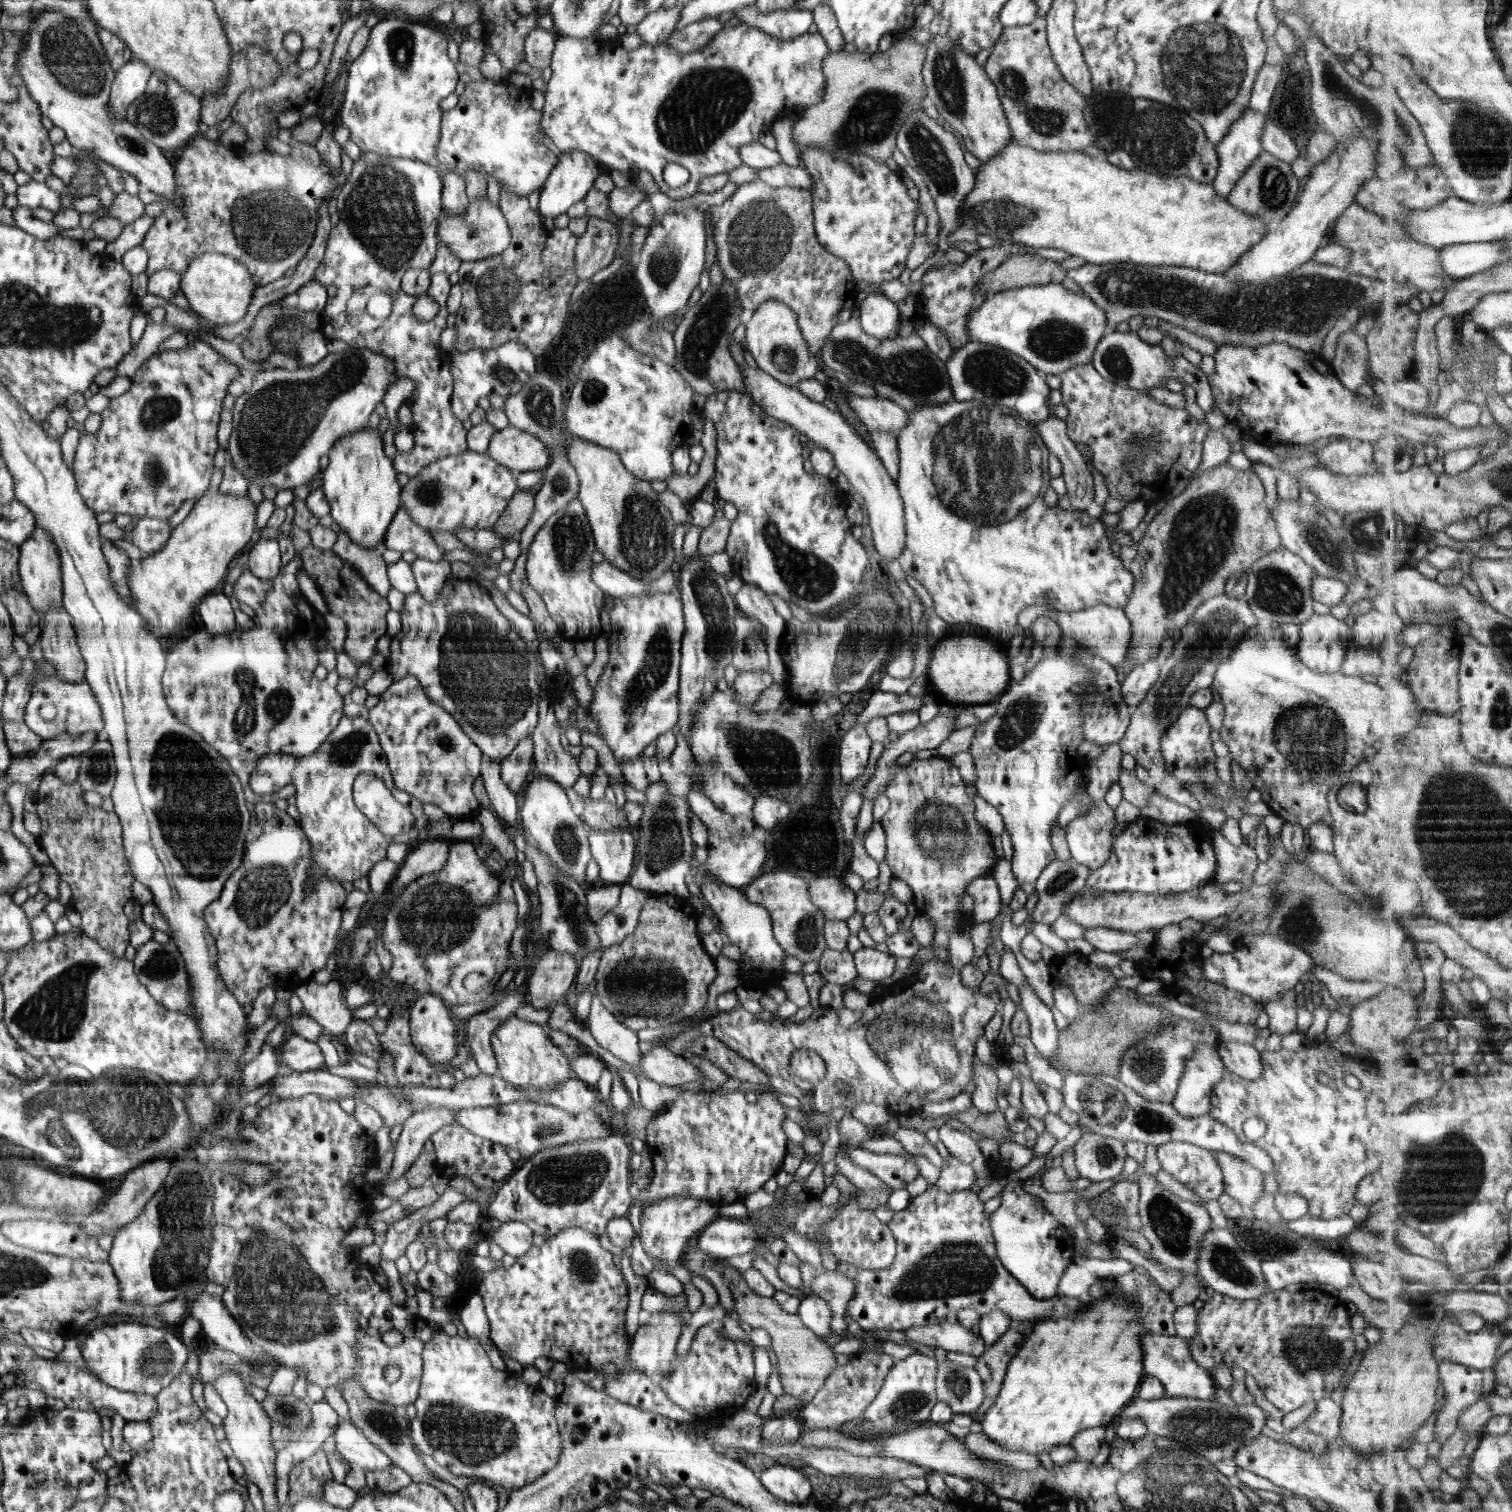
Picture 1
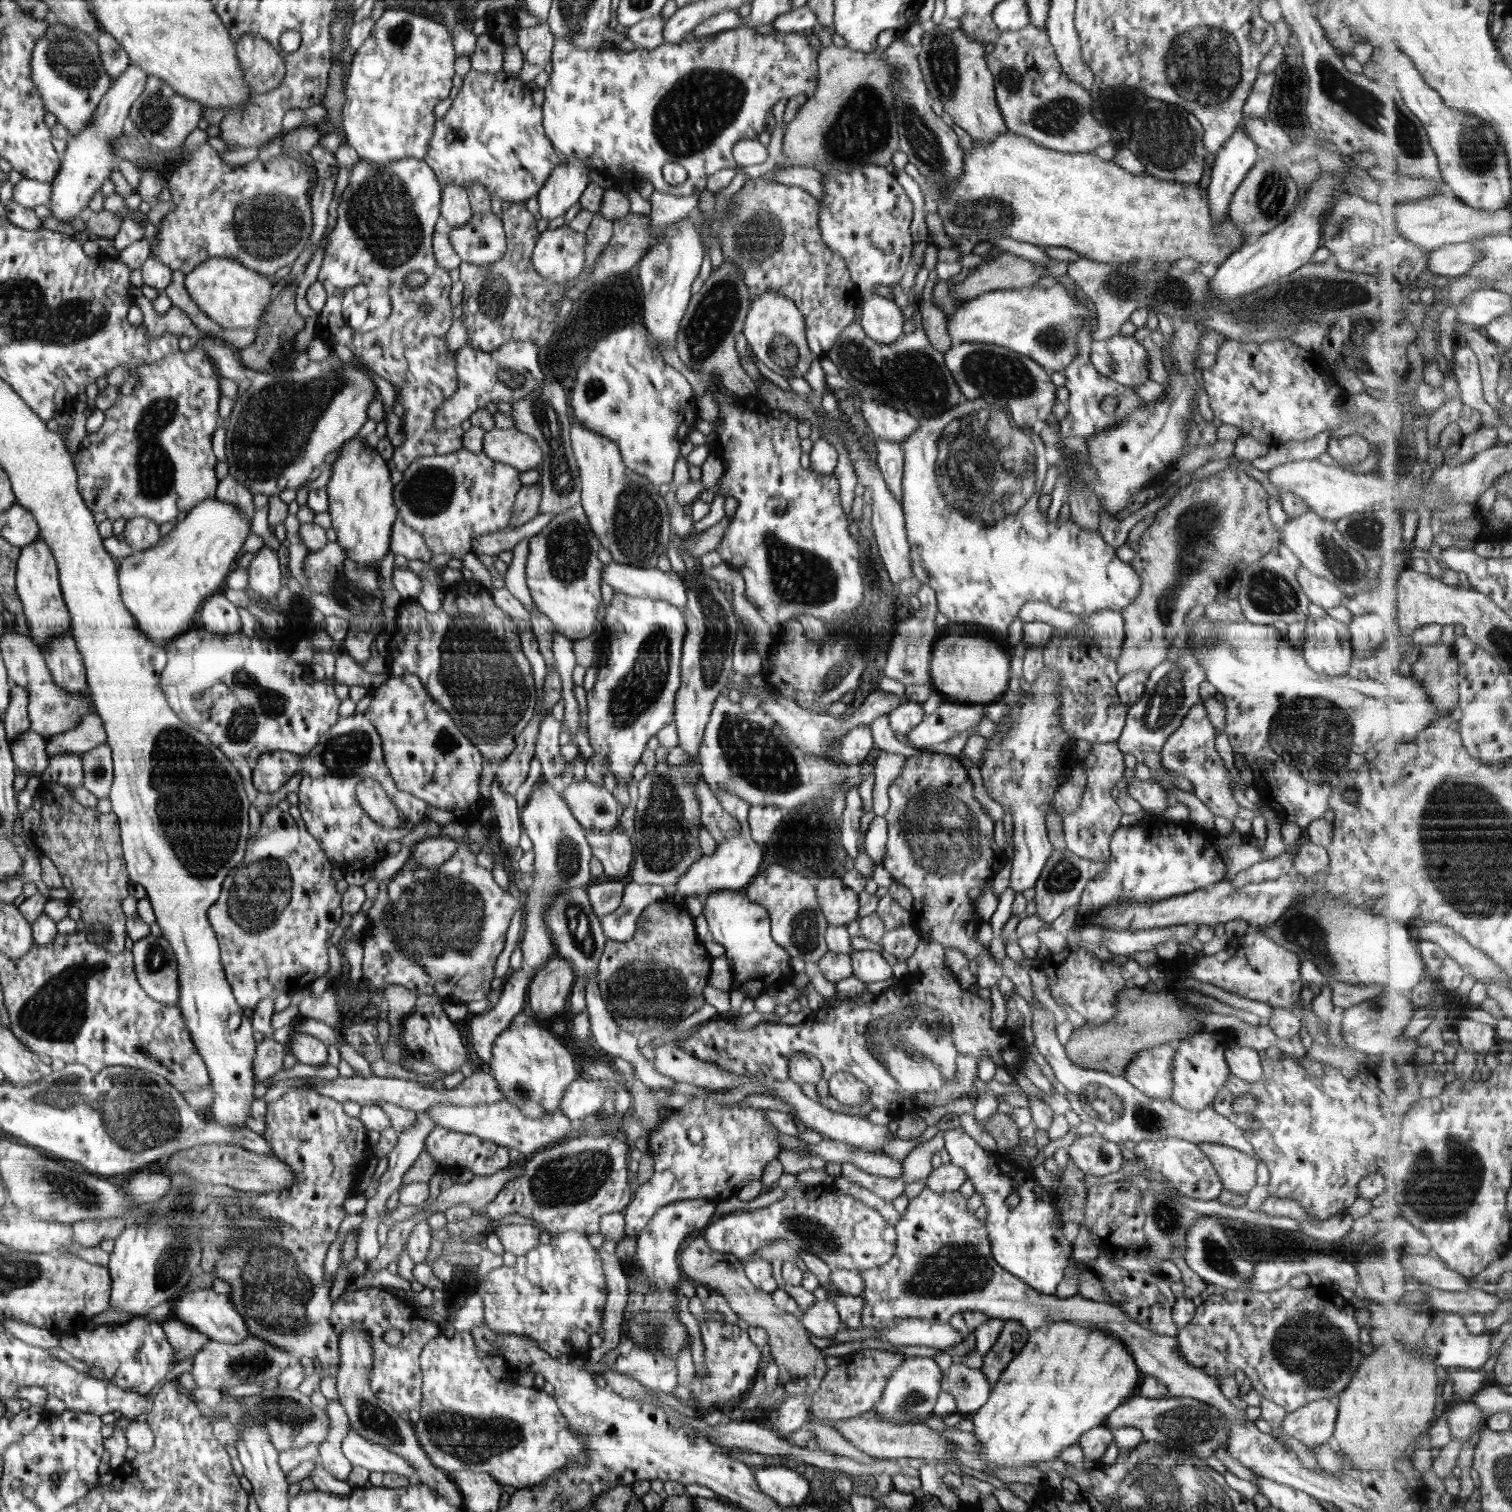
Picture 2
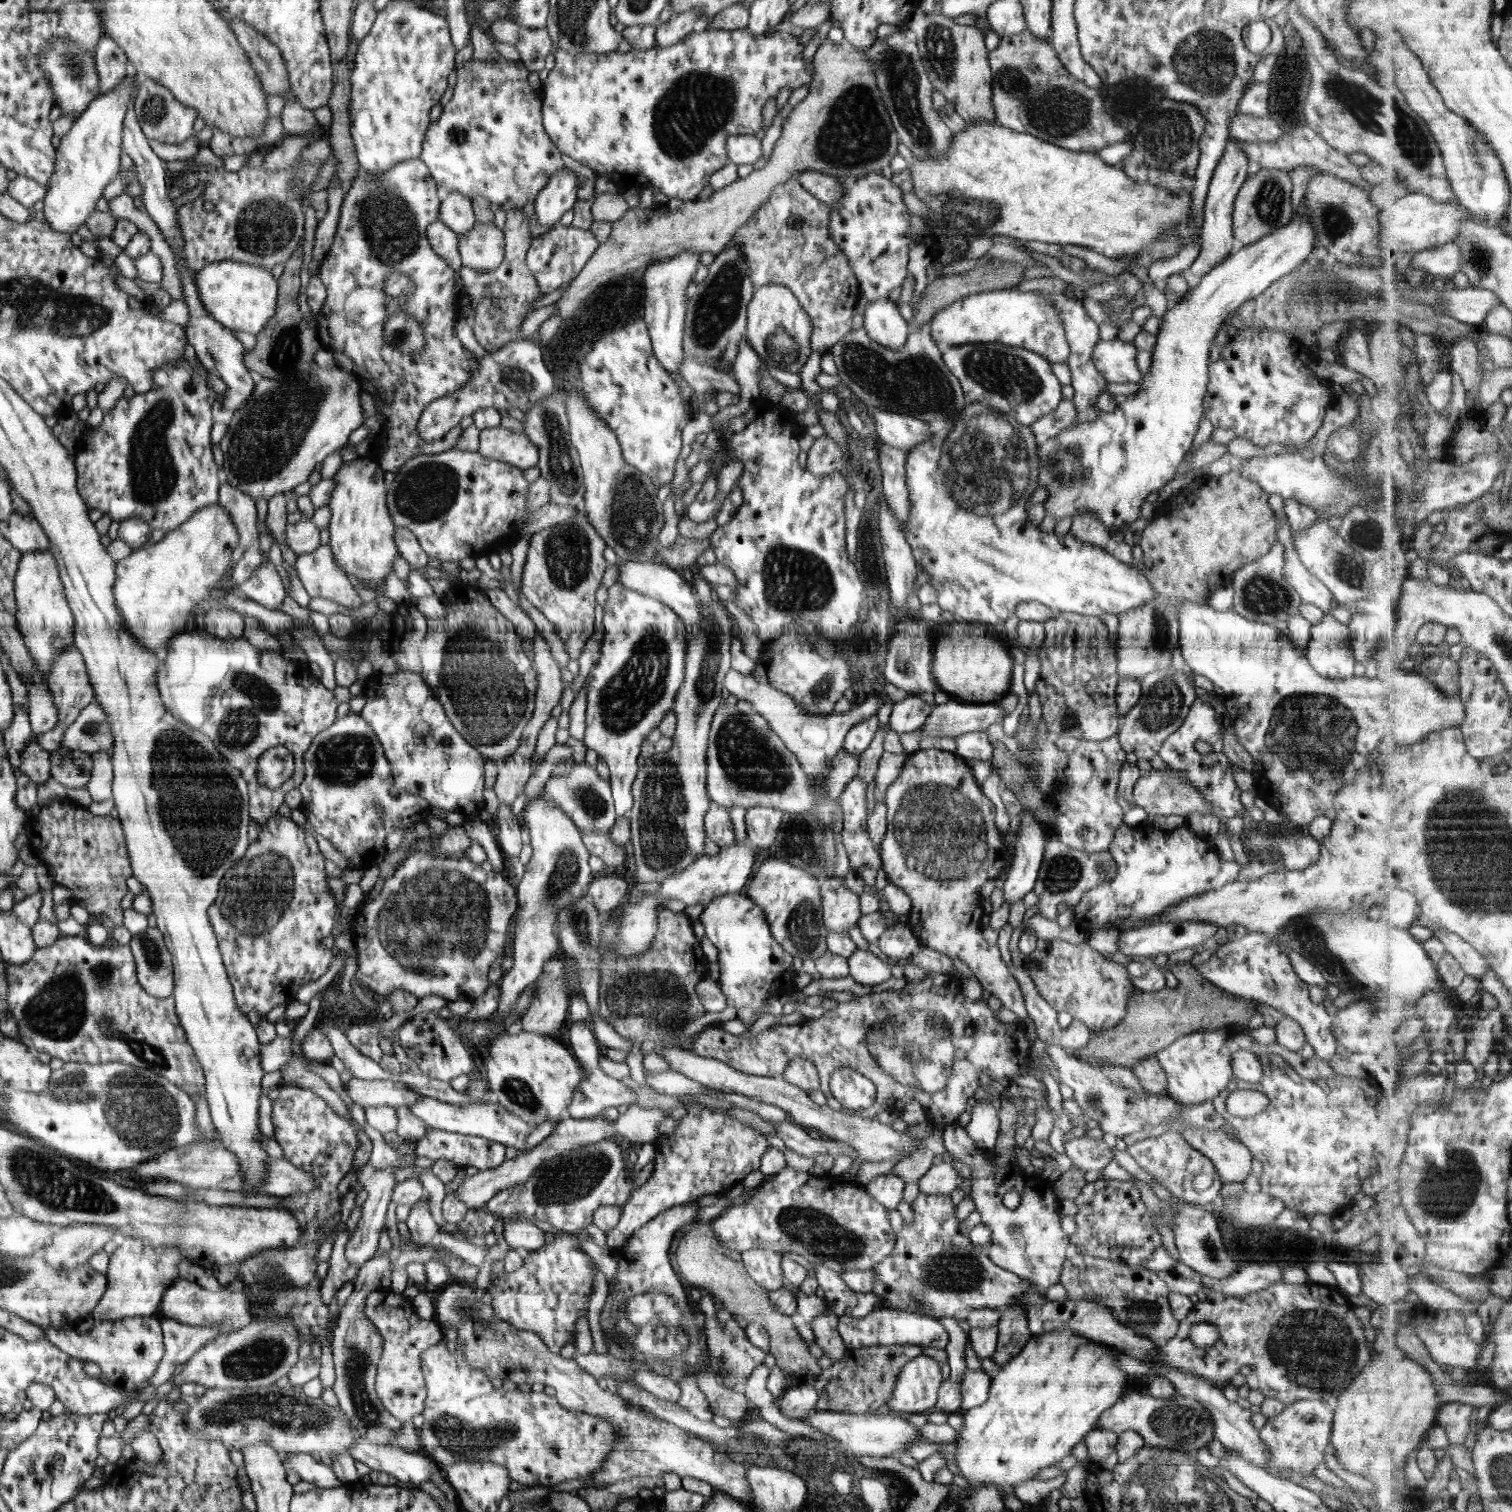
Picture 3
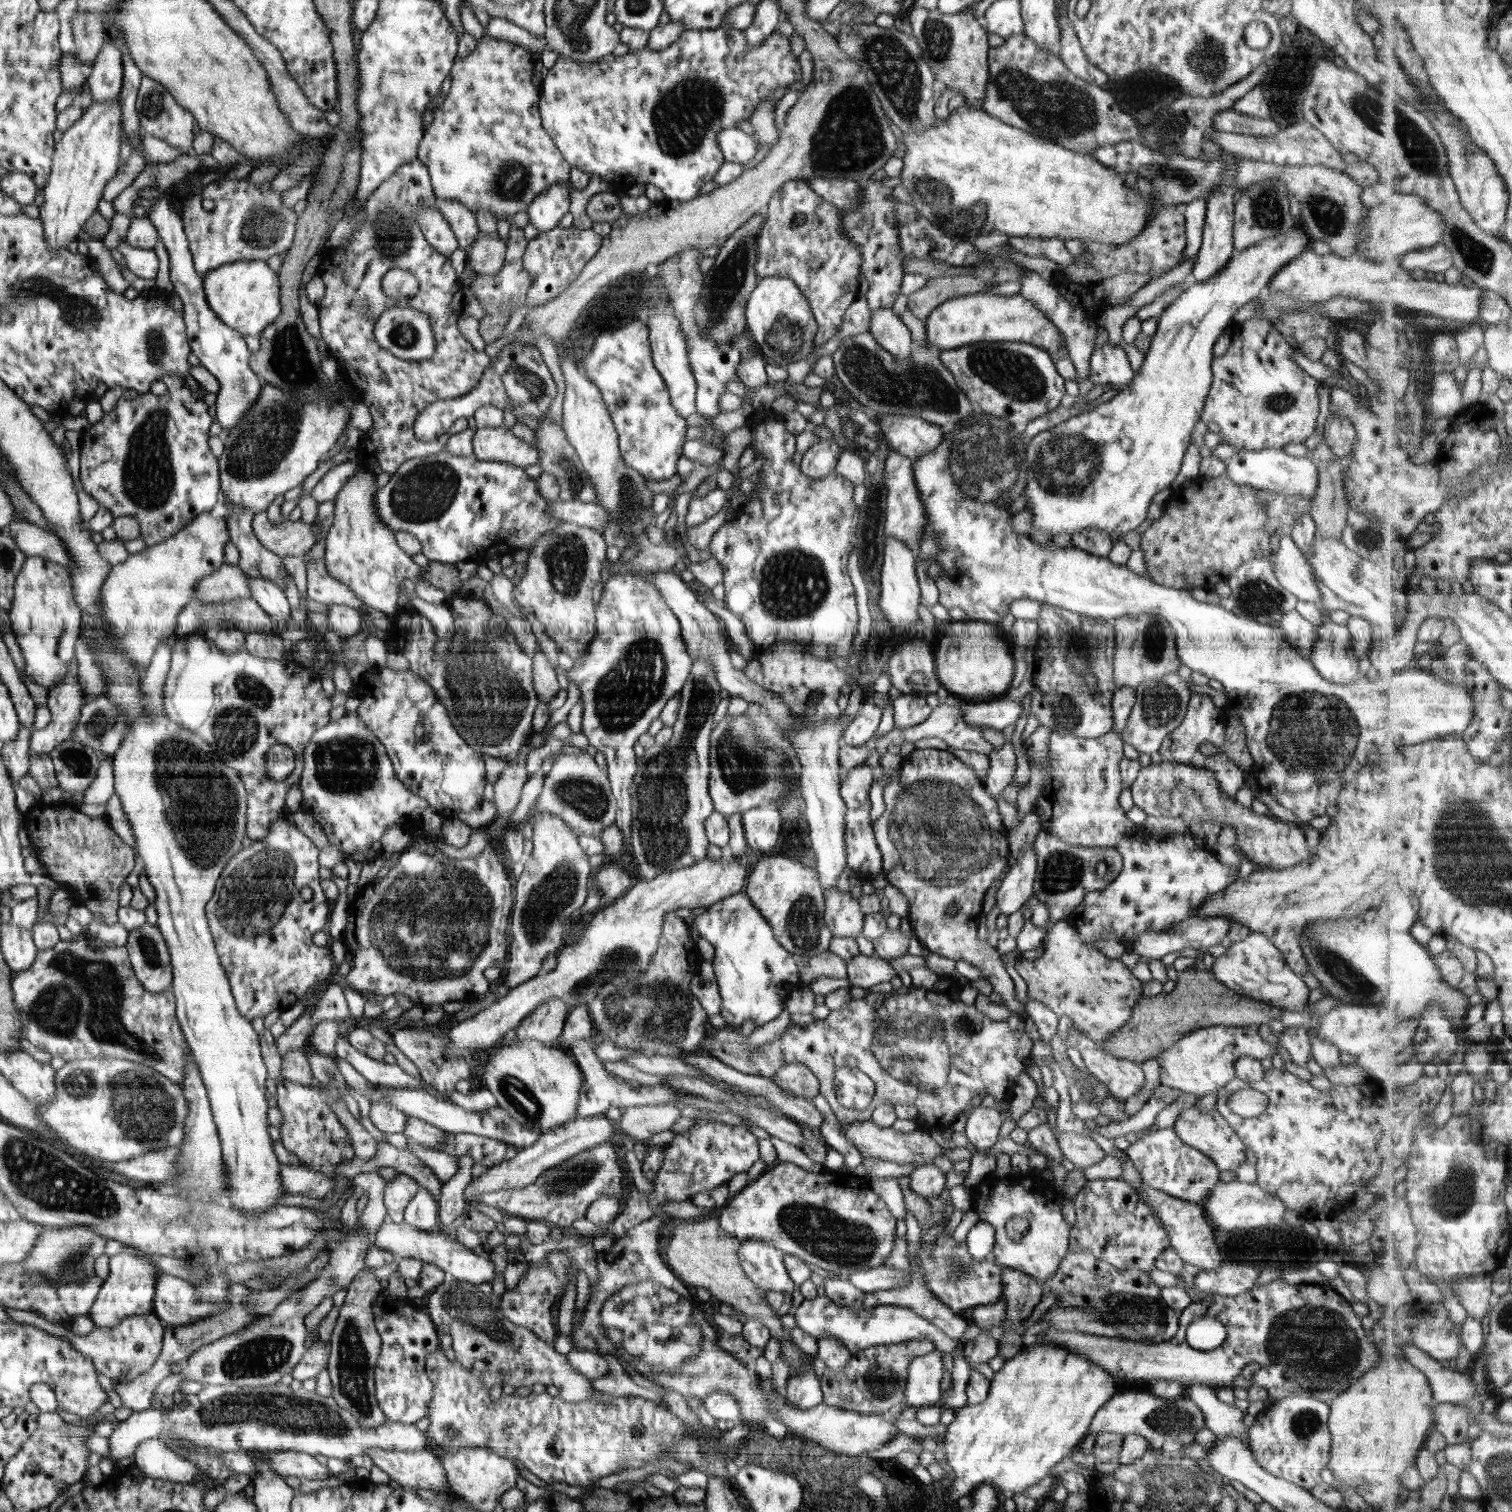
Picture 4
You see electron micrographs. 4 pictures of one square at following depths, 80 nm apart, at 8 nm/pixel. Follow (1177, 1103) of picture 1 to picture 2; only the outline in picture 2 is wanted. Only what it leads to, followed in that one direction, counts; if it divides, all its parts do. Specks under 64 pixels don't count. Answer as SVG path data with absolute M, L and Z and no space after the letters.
M1206 1030L1175 1042L1176 1051L1171 1062L1172 1101L1191 1112L1211 1104L1231 1073L1224 1054L1232 1045L1229 1039L1224 1032Z

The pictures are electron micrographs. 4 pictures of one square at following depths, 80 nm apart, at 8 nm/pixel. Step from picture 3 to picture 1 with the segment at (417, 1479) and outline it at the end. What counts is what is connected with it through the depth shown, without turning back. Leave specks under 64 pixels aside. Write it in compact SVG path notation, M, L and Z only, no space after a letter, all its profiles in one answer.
M350 1420L338 1424L335 1437L337 1451L352 1466L364 1470L384 1470L394 1465L391 1458Z

